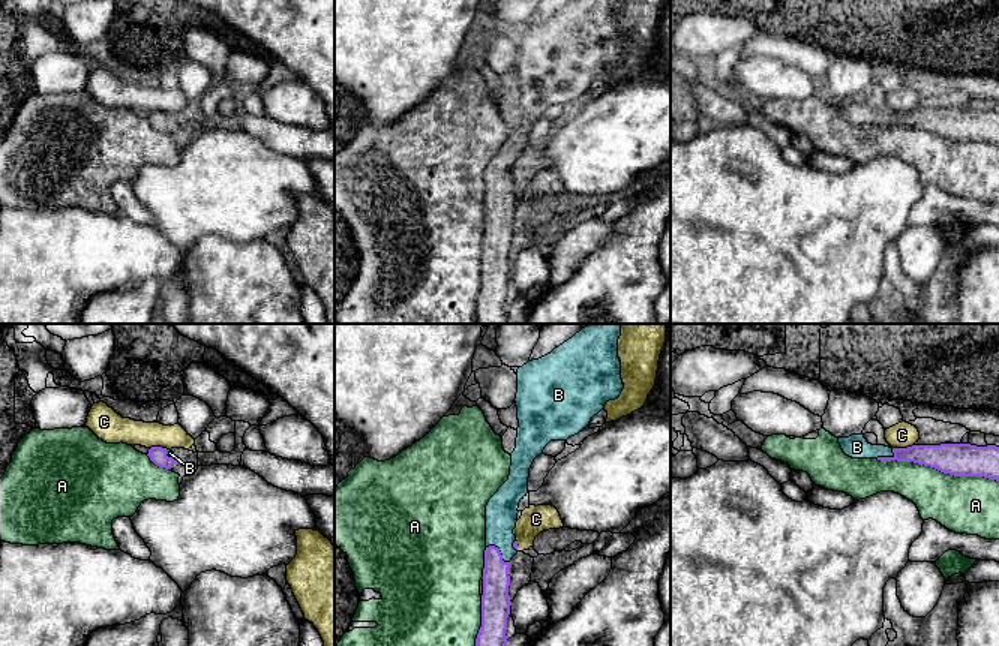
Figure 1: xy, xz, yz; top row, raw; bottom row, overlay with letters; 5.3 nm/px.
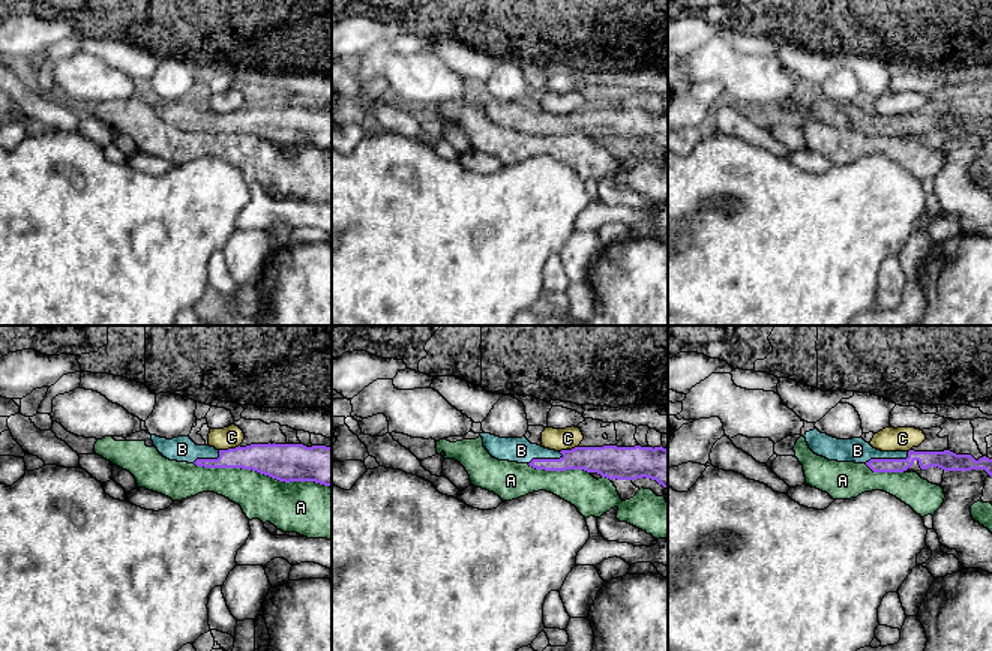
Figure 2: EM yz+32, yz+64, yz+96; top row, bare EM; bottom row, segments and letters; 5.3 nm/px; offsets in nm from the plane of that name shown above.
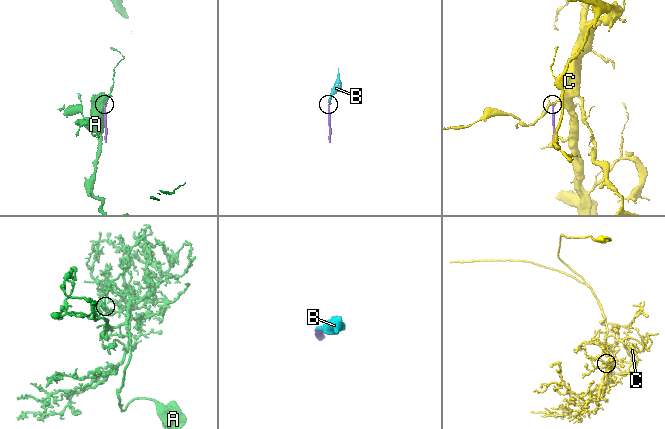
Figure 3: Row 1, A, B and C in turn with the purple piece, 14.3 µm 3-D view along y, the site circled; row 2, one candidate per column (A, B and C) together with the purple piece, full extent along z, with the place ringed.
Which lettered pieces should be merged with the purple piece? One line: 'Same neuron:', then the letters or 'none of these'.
Same neuron: B

